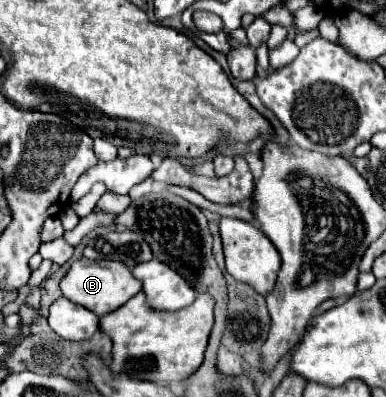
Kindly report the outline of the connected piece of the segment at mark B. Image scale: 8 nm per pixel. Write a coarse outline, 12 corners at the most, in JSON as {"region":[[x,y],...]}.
{"region":[[120,261],[72,263],[62,293],[98,317],[142,289]]}

